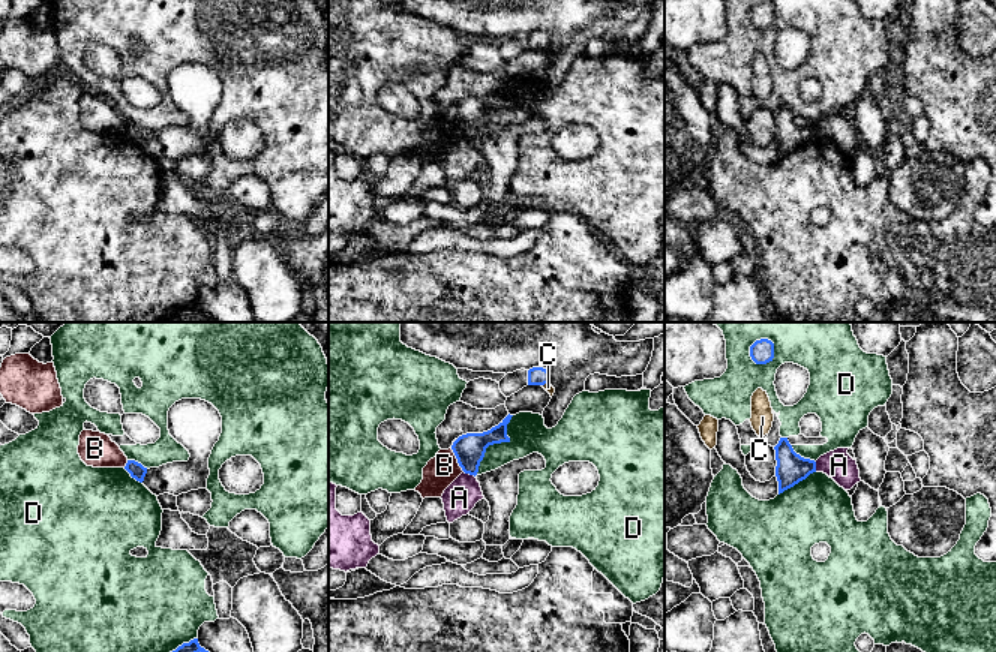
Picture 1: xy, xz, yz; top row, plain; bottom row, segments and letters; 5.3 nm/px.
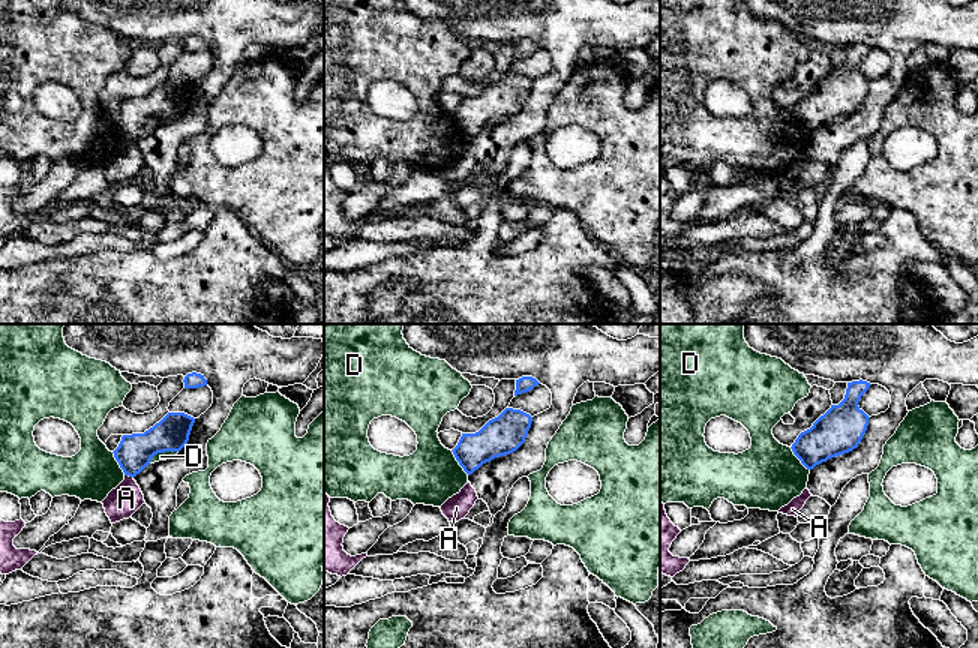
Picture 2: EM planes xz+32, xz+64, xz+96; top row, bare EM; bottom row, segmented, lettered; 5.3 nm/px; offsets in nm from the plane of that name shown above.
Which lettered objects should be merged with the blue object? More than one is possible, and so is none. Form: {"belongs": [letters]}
{"belongs": []}

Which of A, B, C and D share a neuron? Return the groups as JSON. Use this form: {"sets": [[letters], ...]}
{"sets": [["A"], ["B"], ["C"], ["D"]]}

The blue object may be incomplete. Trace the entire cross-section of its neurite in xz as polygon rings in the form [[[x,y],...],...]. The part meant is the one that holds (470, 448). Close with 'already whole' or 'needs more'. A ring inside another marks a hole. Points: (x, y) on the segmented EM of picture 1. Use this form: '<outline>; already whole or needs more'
[[[508,414],[498,426],[488,432],[466,433],[453,442],[452,450],[465,474],[477,475],[480,462],[489,445],[510,442],[510,438],[507,436],[507,424],[512,417],[513,415]]]; already whole

